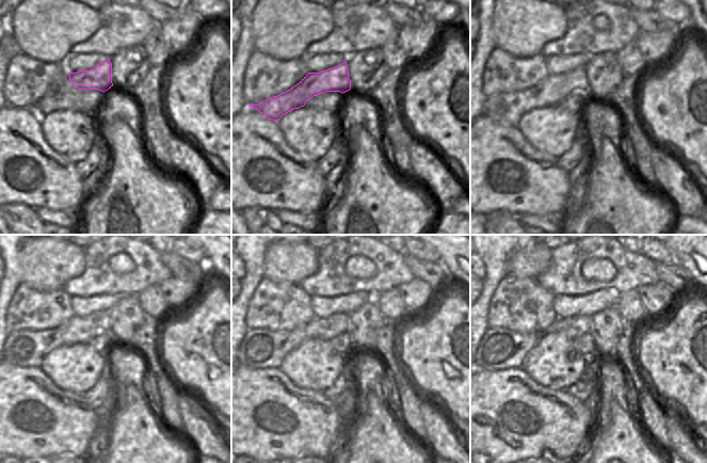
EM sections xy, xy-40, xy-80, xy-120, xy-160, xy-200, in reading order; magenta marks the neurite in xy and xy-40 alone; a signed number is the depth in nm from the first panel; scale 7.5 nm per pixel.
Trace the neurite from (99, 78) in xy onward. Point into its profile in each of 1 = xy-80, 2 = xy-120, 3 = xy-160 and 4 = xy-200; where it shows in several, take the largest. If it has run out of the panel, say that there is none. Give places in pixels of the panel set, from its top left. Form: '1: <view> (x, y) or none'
1: xy-80 (507, 109)
2: xy-120 (25, 348)
3: xy-160 (260, 349)
4: xy-200 (498, 349)

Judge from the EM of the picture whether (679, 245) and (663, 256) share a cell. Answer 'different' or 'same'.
different

